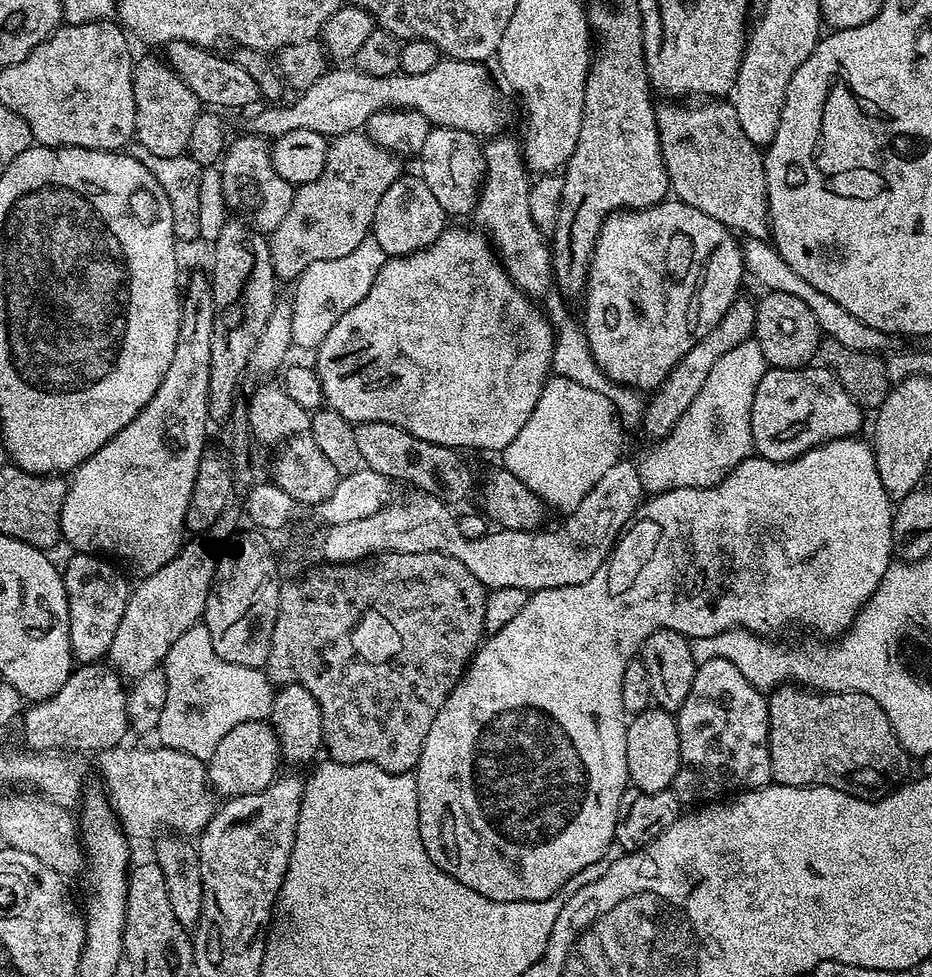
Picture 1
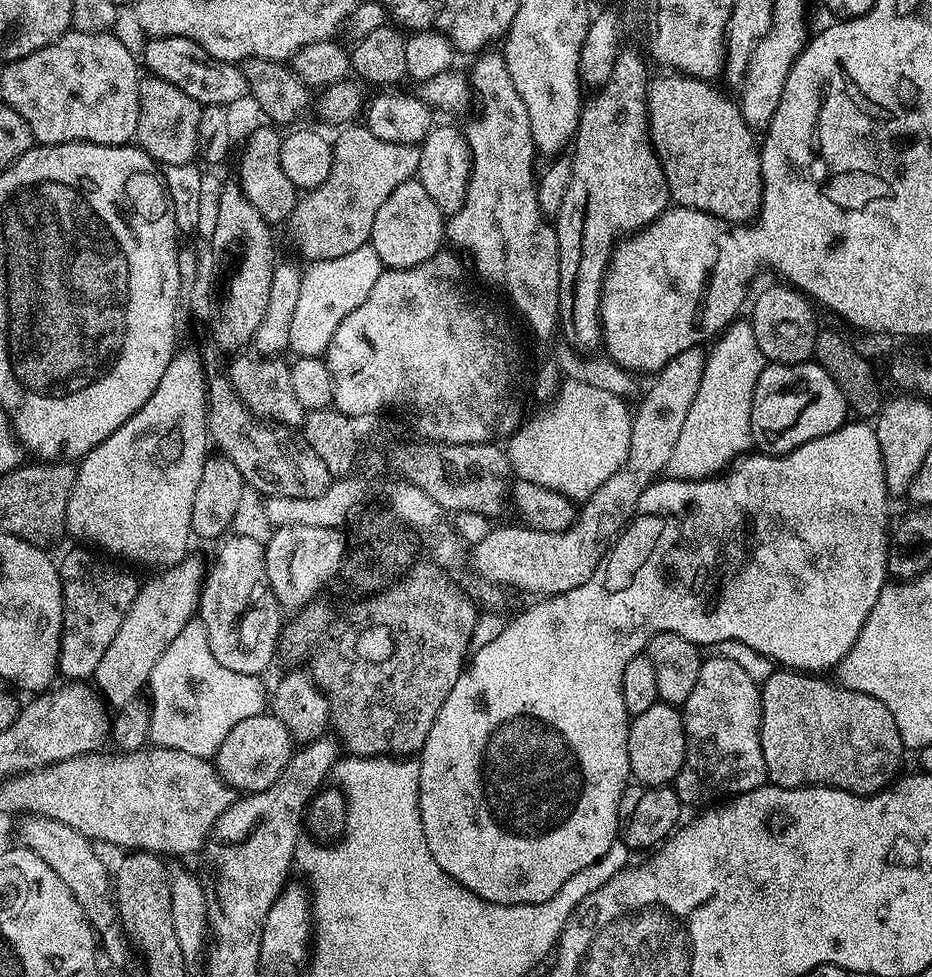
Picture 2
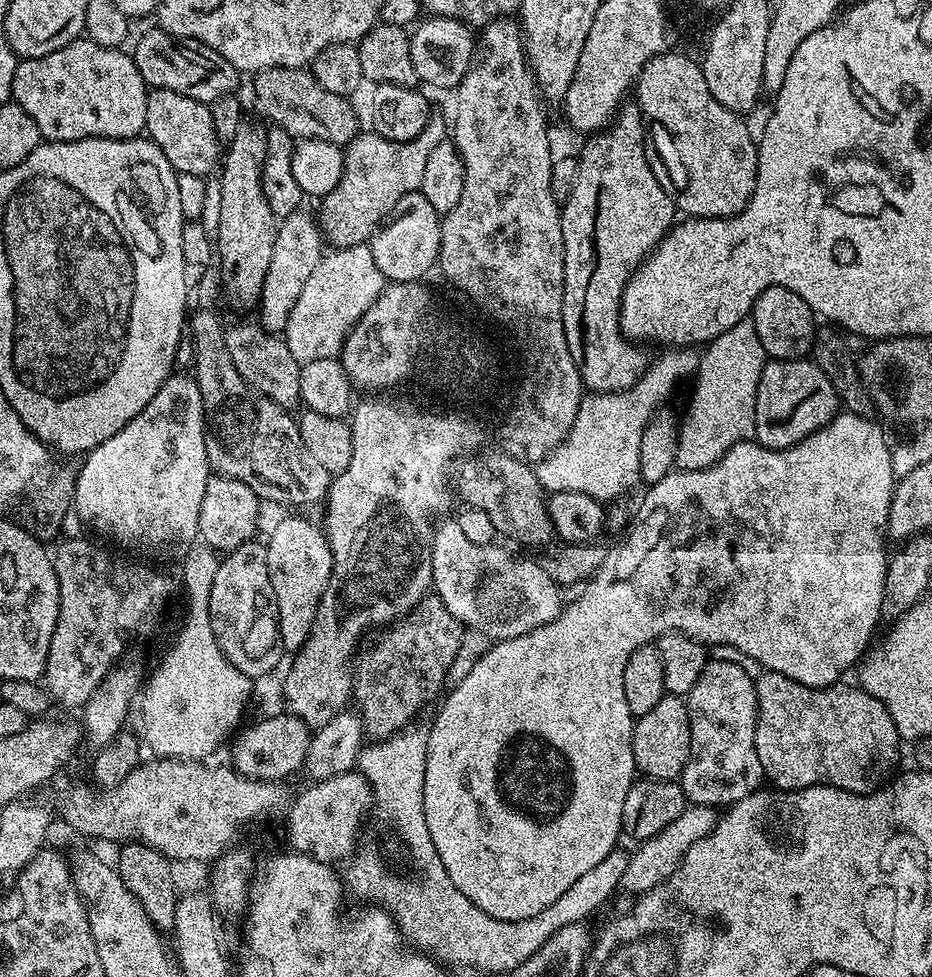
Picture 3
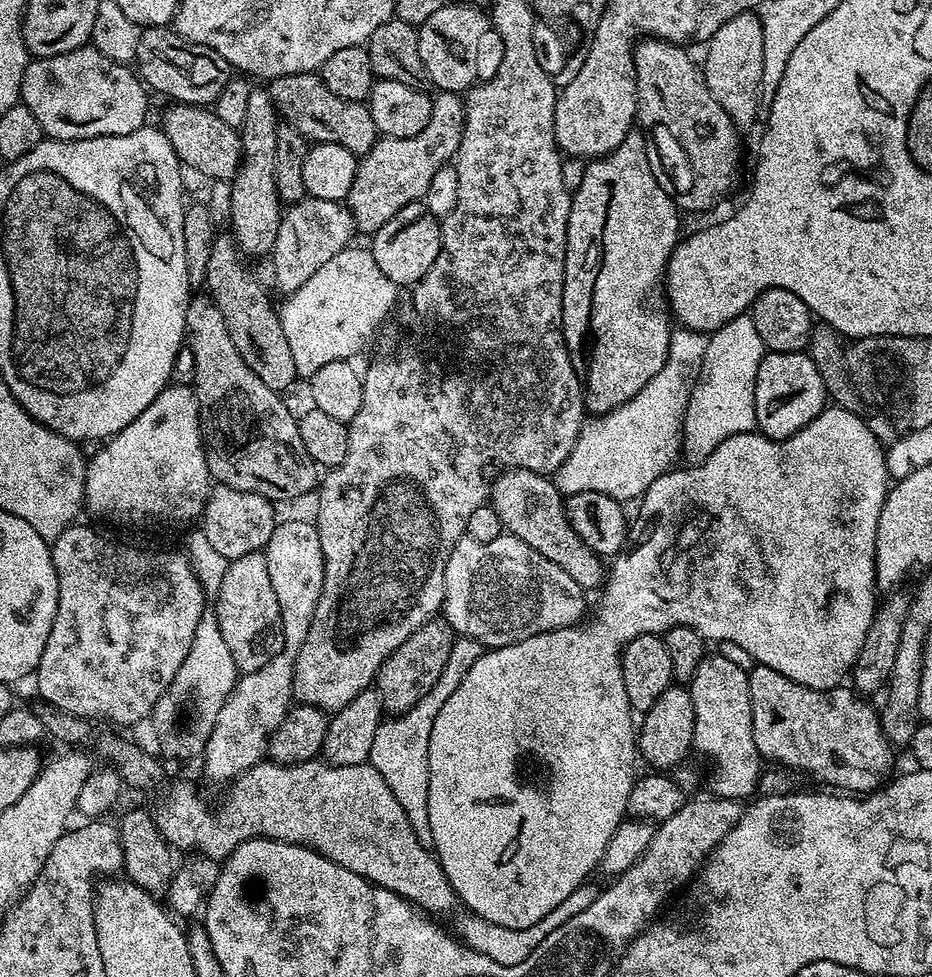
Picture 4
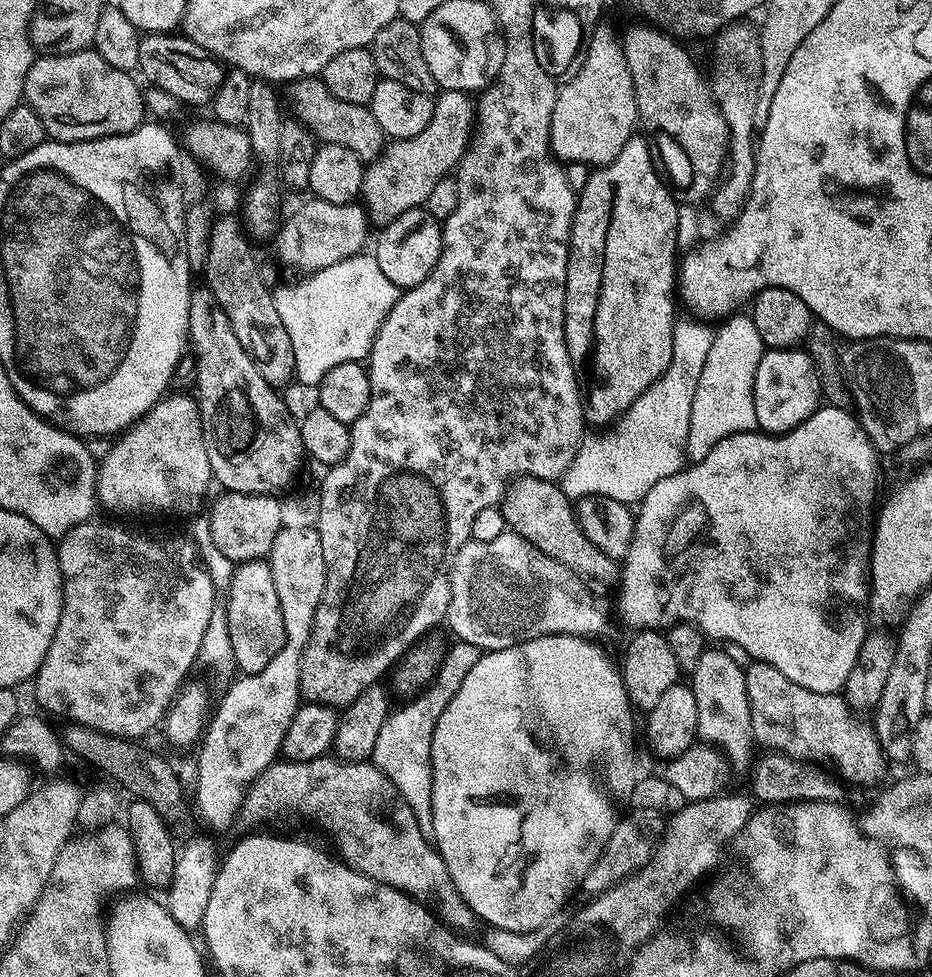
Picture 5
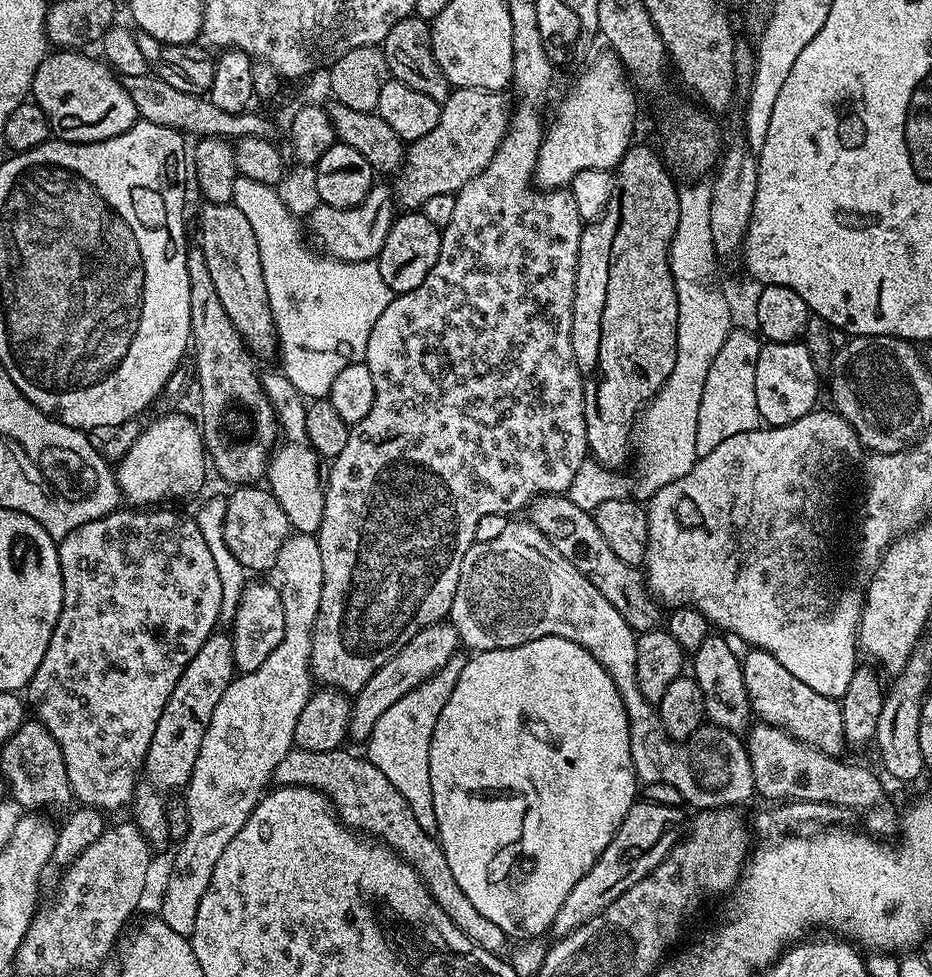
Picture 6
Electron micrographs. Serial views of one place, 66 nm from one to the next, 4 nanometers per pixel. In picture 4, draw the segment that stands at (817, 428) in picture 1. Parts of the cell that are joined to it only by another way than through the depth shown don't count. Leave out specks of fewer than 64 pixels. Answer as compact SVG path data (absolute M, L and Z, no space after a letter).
M768 352L758 366L758 378L754 386L754 410L756 427L772 440L784 440L793 436L802 426L809 424L823 412L829 403L828 391L818 374L818 366L803 352Z

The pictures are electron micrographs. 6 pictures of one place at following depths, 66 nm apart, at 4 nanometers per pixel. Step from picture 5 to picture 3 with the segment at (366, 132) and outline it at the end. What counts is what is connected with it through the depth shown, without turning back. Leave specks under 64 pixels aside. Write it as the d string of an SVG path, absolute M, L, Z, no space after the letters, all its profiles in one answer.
M270 67L255 73L252 80L260 114L275 127L286 130L294 140L334 141L346 146L360 131L351 99L331 94L305 67Z

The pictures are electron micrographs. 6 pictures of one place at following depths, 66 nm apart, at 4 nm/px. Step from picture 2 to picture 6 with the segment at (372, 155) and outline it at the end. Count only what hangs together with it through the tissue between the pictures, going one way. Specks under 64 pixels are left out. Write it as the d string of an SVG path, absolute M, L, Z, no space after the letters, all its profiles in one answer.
M452 88L449 91L446 102L440 106L438 126L434 126L430 134L422 134L422 138L407 145L404 161L395 173L394 200L401 209L423 209L426 198L434 198L438 194L455 194L462 186L466 186L466 182L470 182L470 178L486 170L508 129L510 104L504 98L504 92L487 92L481 88Z

